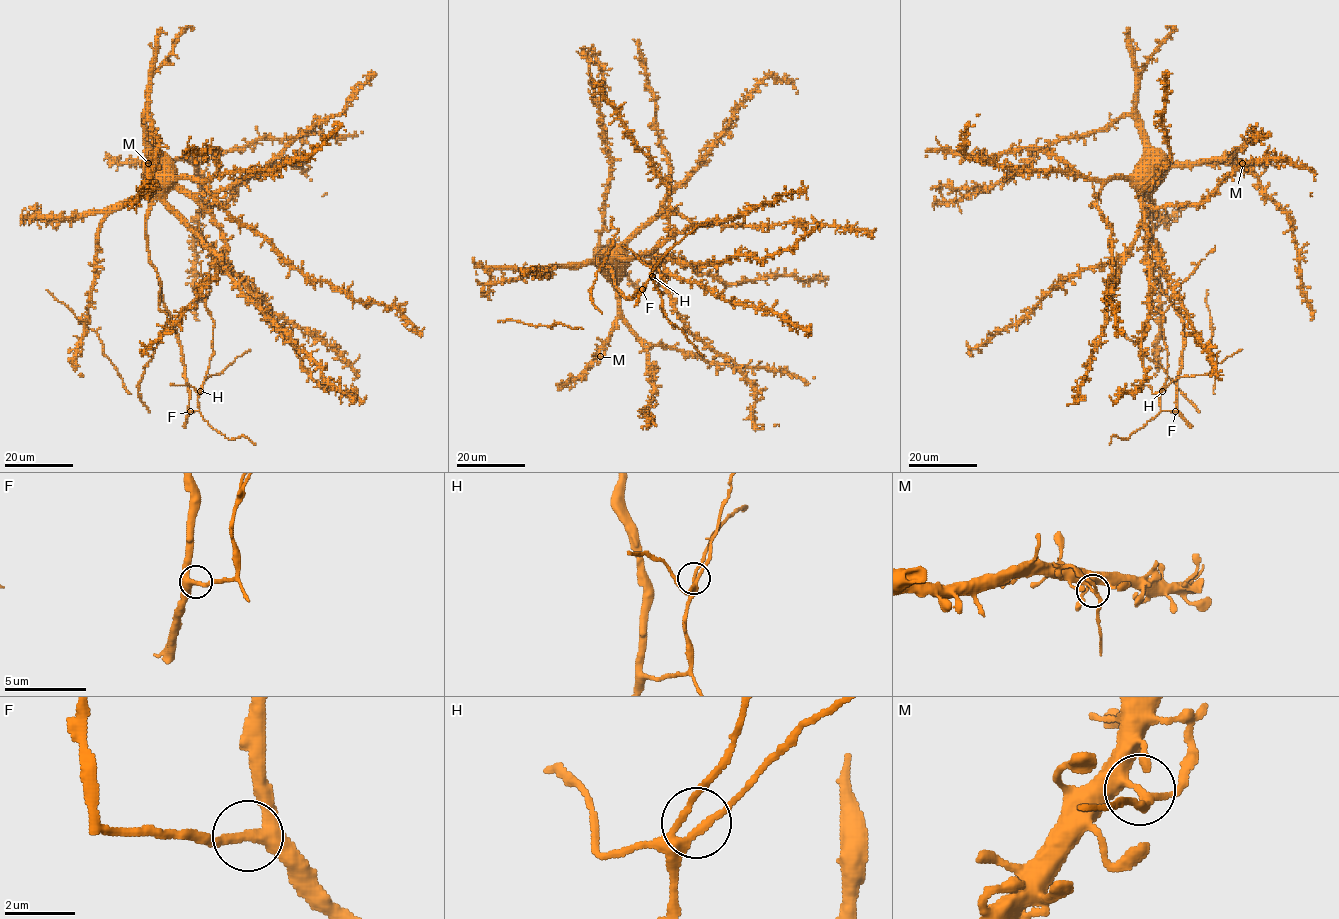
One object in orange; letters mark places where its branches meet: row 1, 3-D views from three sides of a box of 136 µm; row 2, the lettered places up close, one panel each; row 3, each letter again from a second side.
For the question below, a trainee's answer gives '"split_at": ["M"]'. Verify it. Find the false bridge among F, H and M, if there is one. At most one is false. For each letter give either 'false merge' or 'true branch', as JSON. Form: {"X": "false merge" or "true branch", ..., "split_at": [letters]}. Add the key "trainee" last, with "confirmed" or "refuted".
{"F": "true branch", "H": "true branch", "M": "false merge", "split_at": ["M"], "trainee": "confirmed"}

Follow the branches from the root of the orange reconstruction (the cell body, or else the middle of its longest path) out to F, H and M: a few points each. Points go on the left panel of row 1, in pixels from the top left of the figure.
F: (161, 174), (150, 196), (147, 218), (148, 259), (156, 272), (162, 301), (181, 348), (190, 411)
H: (161, 174), (150, 196), (147, 218), (148, 259), (181, 348), (190, 411), (199, 409), (200, 391)
M: (161, 174), (165, 163), (154, 160), (148, 163)

